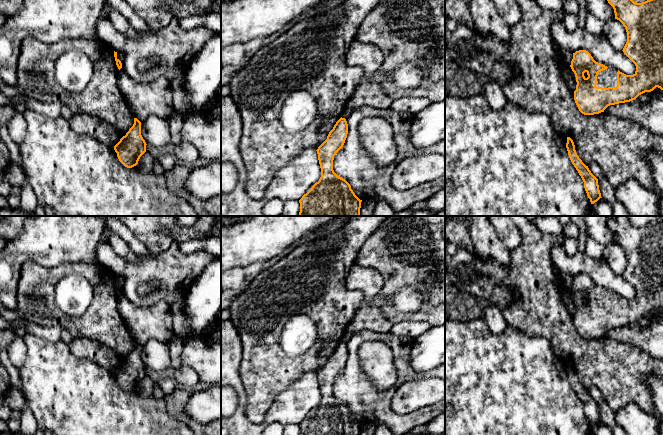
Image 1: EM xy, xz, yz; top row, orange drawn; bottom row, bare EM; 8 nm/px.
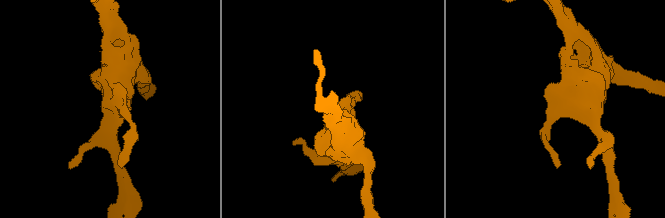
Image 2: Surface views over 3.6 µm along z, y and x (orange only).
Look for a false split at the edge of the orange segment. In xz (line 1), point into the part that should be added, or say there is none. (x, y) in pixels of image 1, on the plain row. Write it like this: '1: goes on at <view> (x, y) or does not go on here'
1: does not go on here

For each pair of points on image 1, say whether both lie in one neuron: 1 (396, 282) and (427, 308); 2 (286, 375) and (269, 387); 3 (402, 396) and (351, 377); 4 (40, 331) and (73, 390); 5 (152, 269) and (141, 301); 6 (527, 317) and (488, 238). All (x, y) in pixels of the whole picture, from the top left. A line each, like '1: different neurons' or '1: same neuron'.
1: same neuron
2: same neuron
3: different neurons
4: different neurons
5: same neuron
6: different neurons

